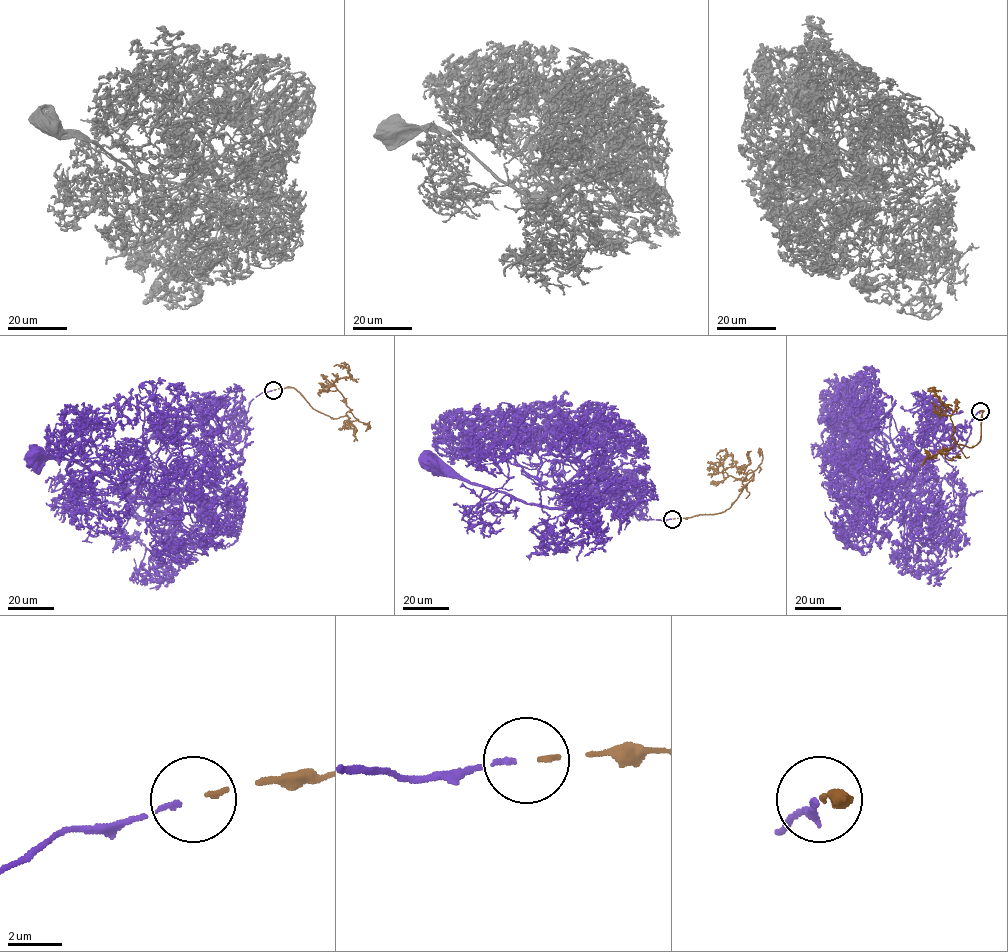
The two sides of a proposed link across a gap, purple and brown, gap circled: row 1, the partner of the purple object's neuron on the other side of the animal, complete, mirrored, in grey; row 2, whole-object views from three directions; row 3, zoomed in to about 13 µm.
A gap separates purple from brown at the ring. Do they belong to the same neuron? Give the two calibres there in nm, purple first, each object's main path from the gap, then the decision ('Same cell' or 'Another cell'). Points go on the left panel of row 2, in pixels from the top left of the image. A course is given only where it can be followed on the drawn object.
Thickness 190 nm (purple) against 170 nm. Course of purple: (272, 390), (253, 398), (227, 443), (205, 446), (188, 470), (151, 497), (129, 497), (76, 463), (33, 457). Course of brown: (274, 389), (293, 387), (329, 416), (346, 415), (350, 410), (334, 384), (349, 376), (349, 369), (333, 366). Same cell

